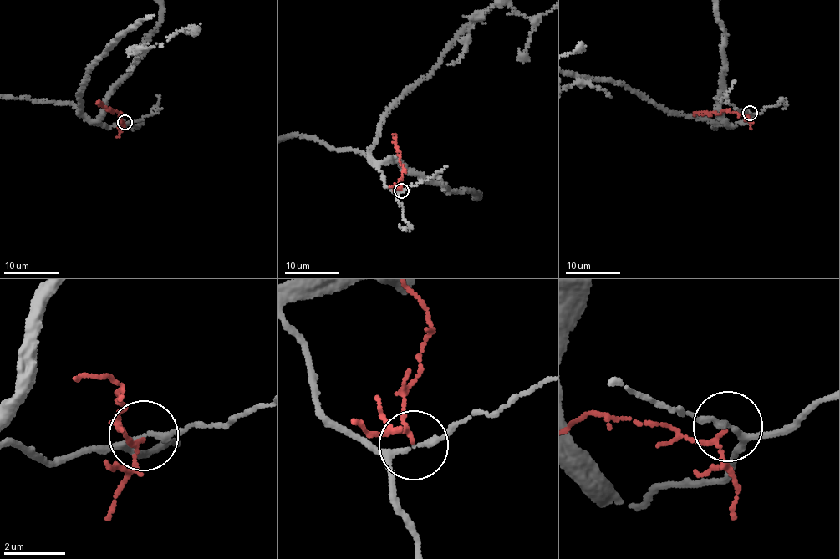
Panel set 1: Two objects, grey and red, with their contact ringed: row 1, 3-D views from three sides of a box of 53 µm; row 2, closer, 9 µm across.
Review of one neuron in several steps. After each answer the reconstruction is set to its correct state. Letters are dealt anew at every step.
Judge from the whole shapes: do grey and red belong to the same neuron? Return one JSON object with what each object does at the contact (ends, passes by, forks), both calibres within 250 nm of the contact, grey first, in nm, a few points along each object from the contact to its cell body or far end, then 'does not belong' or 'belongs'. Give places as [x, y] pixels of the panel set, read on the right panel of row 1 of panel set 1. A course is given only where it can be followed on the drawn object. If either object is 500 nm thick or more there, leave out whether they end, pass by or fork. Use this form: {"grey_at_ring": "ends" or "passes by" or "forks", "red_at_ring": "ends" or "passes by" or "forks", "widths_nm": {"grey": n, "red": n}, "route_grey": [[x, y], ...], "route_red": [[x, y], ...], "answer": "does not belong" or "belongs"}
{"grey_at_ring": "forks", "red_at_ring": "passes by", "widths_nm": {"grey": 140, "red": 80}, "route_red": [[749, 113], [742, 115], [735, 111], [726, 110], [720, 114], [695, 113], [694, 116]], "answer": "does not belong"}

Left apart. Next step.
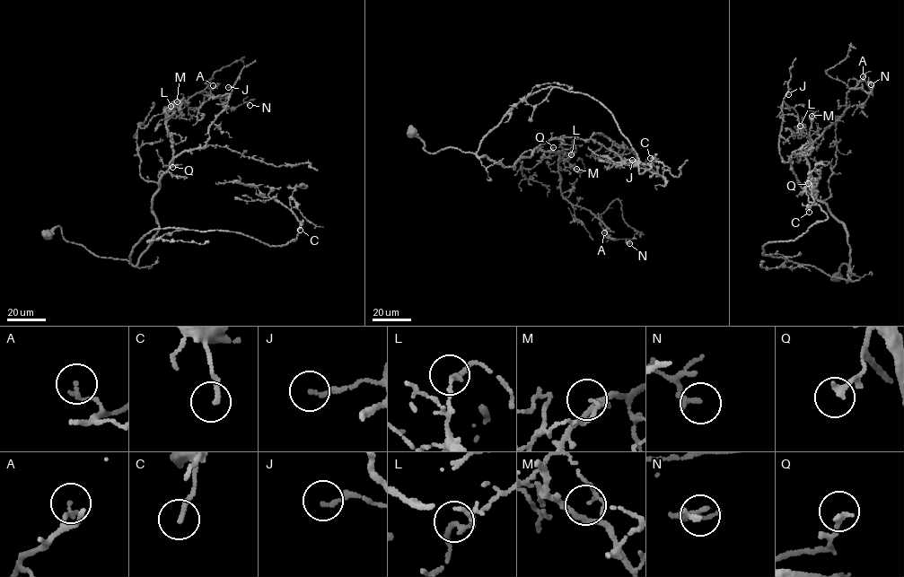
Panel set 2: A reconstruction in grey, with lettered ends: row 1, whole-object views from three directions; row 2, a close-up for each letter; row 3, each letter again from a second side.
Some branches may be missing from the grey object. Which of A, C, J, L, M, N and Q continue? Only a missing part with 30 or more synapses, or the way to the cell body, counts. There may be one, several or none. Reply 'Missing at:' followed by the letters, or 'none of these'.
Missing at: none of these

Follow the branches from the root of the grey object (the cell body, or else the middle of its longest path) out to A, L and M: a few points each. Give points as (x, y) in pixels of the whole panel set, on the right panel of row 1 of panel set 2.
A: (838, 278), (845, 264), (855, 274), (846, 282), (847, 232), (815, 196), (805, 152), (842, 117), (863, 76)
L: (838, 278), (845, 264), (855, 274), (846, 282), (847, 232), (815, 196), (805, 154), (812, 140), (800, 126)
M: (838, 278), (846, 264), (851, 281), (850, 249), (846, 227), (815, 196), (805, 154), (811, 116)

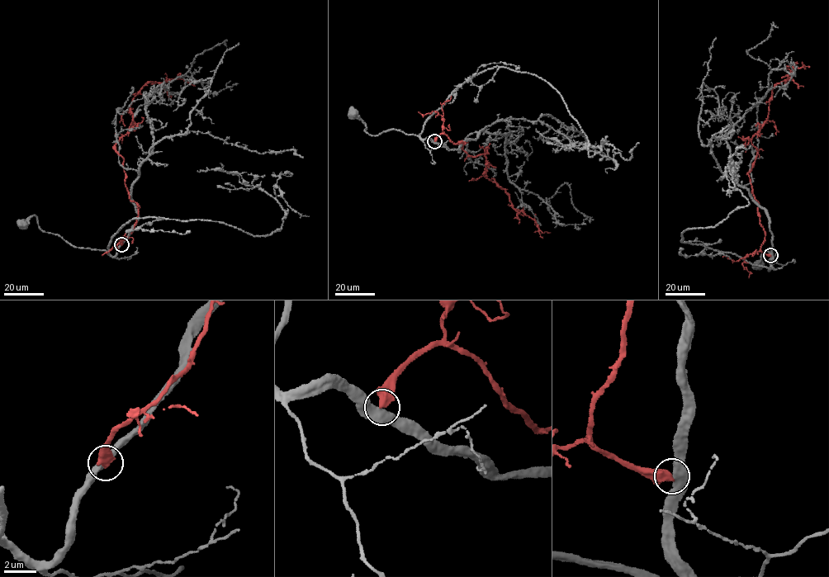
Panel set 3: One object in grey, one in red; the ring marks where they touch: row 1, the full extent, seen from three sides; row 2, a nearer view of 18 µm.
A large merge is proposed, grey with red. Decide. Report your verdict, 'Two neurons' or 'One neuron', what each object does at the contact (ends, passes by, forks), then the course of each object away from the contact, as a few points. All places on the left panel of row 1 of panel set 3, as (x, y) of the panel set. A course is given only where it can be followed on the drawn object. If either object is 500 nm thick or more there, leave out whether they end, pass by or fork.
Two neurons. Course of grey: (120, 244), (112, 257), (105, 250), (74, 247), (57, 234), (45, 232), (40, 228), (35, 215), (21, 224). Course of red: (121, 244), (138, 215), (116, 144), (134, 121), (132, 99), (149, 82), (200, 80)

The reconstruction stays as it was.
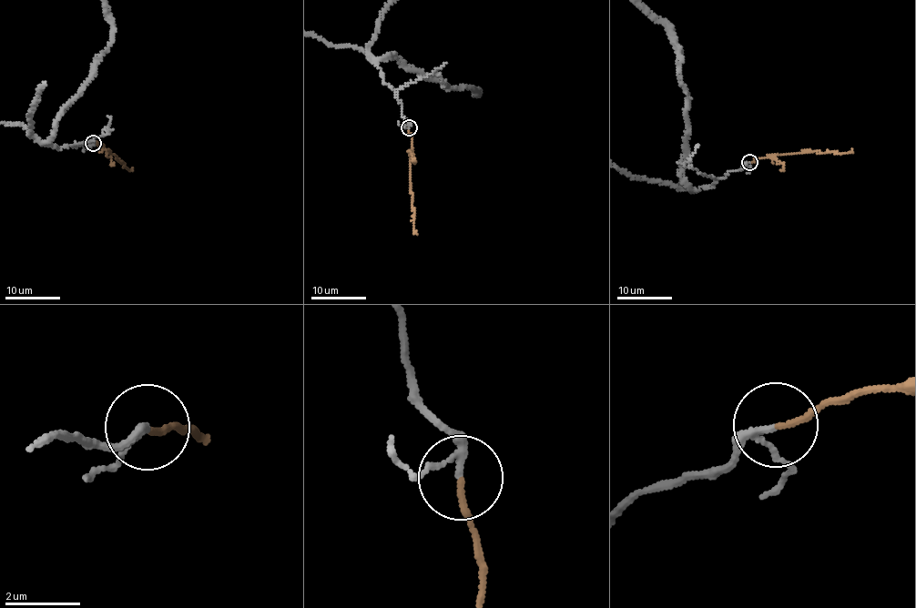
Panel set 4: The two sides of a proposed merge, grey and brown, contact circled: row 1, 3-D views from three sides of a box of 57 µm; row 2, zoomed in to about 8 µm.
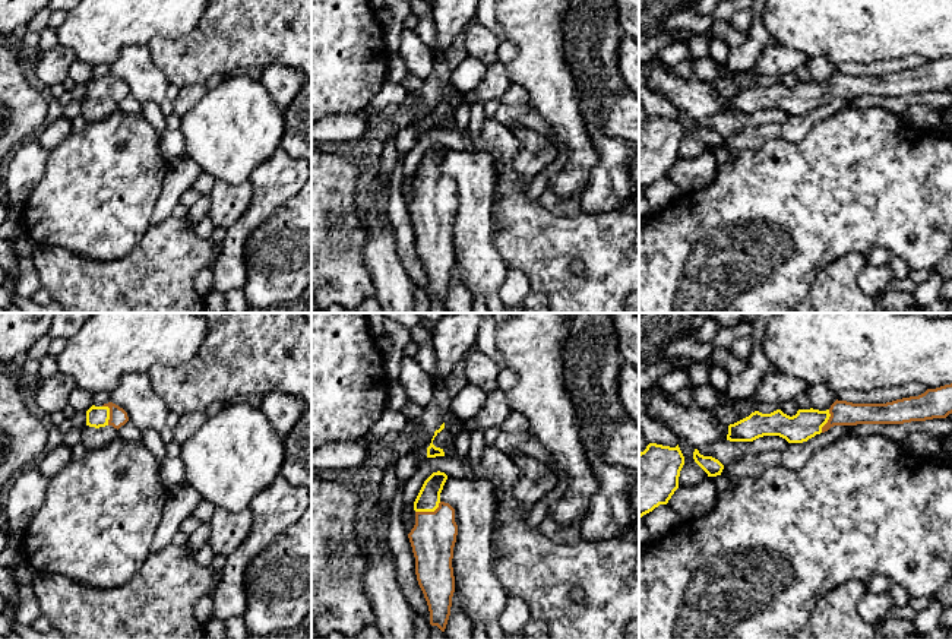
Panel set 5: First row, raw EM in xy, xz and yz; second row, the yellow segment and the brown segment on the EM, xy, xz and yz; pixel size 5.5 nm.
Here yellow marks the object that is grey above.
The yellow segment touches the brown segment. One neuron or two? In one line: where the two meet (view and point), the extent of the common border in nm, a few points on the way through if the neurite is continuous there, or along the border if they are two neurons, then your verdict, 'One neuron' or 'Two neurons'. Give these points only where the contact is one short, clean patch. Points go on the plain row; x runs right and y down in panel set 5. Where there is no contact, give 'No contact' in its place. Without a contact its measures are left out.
Touches yellow at xz (429, 183). Shared border 160 nm. Path across: xz (429, 170), (429, 183), (433, 190), (433, 209). One neuron

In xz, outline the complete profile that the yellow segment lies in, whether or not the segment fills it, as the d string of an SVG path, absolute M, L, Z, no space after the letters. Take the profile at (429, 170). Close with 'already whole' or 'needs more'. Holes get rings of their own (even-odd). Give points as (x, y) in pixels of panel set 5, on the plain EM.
M433 145L423 156L415 174L415 197L408 206L415 230L415 247L430 284L430 297L445 304L455 265L452 240L458 208L455 181L440 173L447 152Z | needs more

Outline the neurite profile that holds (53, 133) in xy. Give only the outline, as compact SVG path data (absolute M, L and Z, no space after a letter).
M60 116L54 121L44 126L37 140L44 149L51 151L72 133L72 121L64 116Z

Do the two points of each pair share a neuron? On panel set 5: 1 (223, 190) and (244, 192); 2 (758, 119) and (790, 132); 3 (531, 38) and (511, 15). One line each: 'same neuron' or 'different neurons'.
1: same neuron
2: different neurons
3: same neuron

